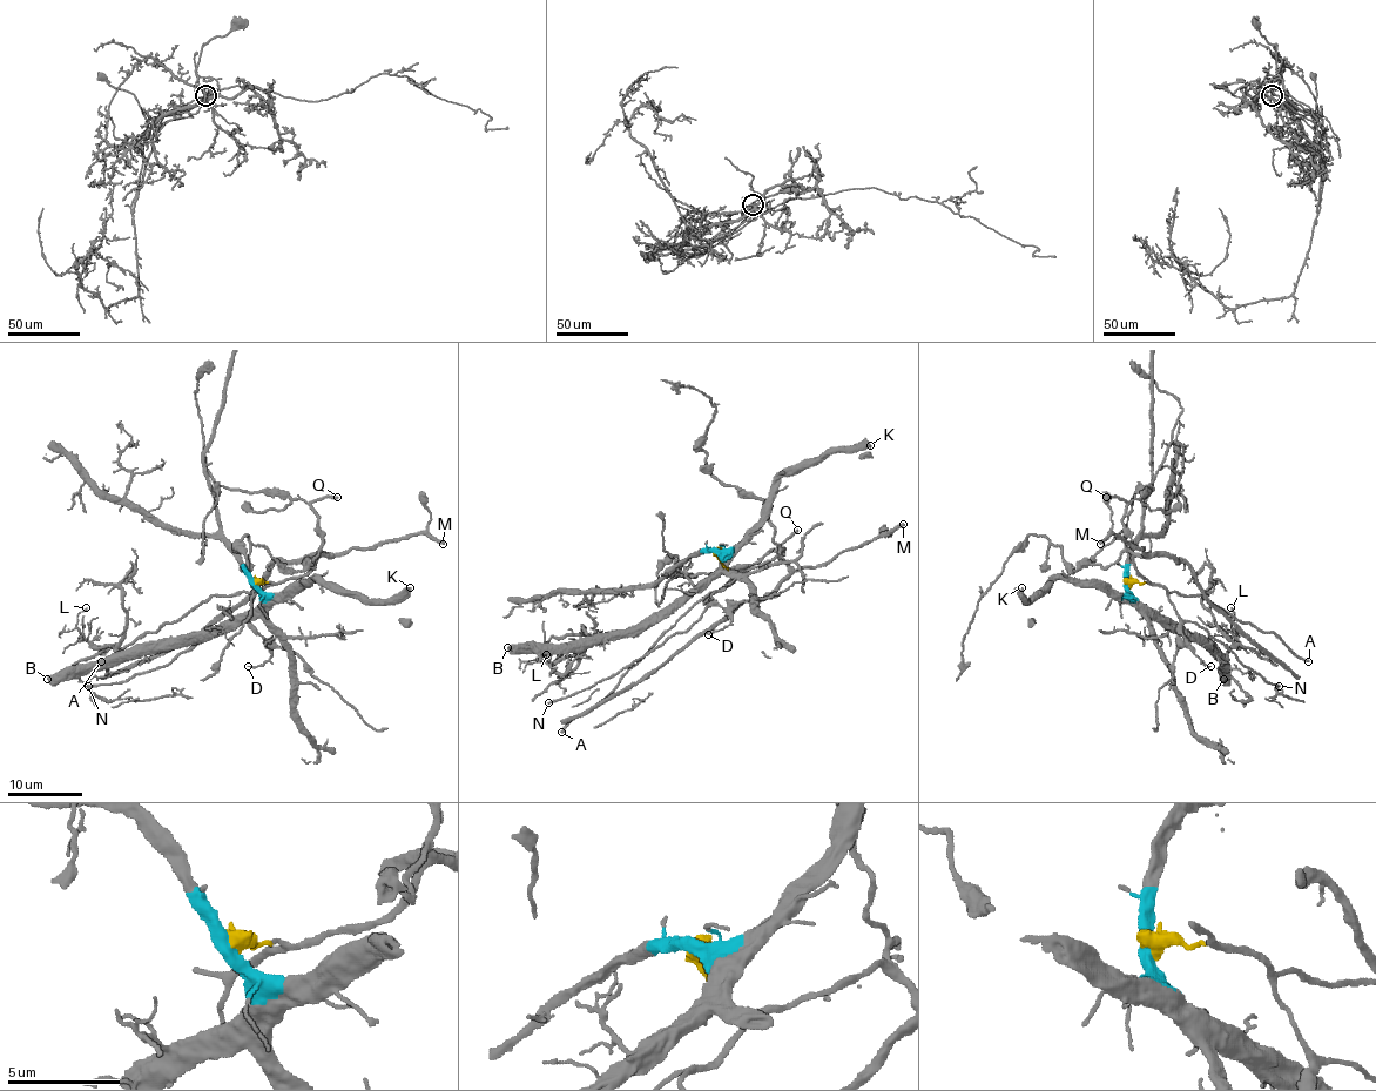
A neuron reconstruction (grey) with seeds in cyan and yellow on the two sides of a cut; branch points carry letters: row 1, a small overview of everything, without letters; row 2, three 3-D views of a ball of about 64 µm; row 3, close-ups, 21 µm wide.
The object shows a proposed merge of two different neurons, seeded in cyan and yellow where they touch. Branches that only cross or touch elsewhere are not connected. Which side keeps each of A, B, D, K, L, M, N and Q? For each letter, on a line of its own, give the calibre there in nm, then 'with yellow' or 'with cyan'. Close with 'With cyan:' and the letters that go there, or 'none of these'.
A: 220 nm thick; with yellow
B: 550 nm thick; with cyan
D: 140 nm thick; with yellow
K: 360 nm thick; with cyan
L: 110 nm thick; with cyan
M: 300 nm thick; with yellow
N: 200 nm thick; with yellow
Q: 240 nm thick; with yellow
With cyan: B, K, L

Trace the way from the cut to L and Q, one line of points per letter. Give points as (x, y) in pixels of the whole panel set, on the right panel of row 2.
L: (1127, 583), (1127, 591), (1165, 623), (1179, 626), (1223, 653), (1236, 646), (1239, 639), (1232, 607)
Q: (1127, 583), (1148, 583), (1126, 546), (1122, 517), (1126, 504), (1105, 496)

